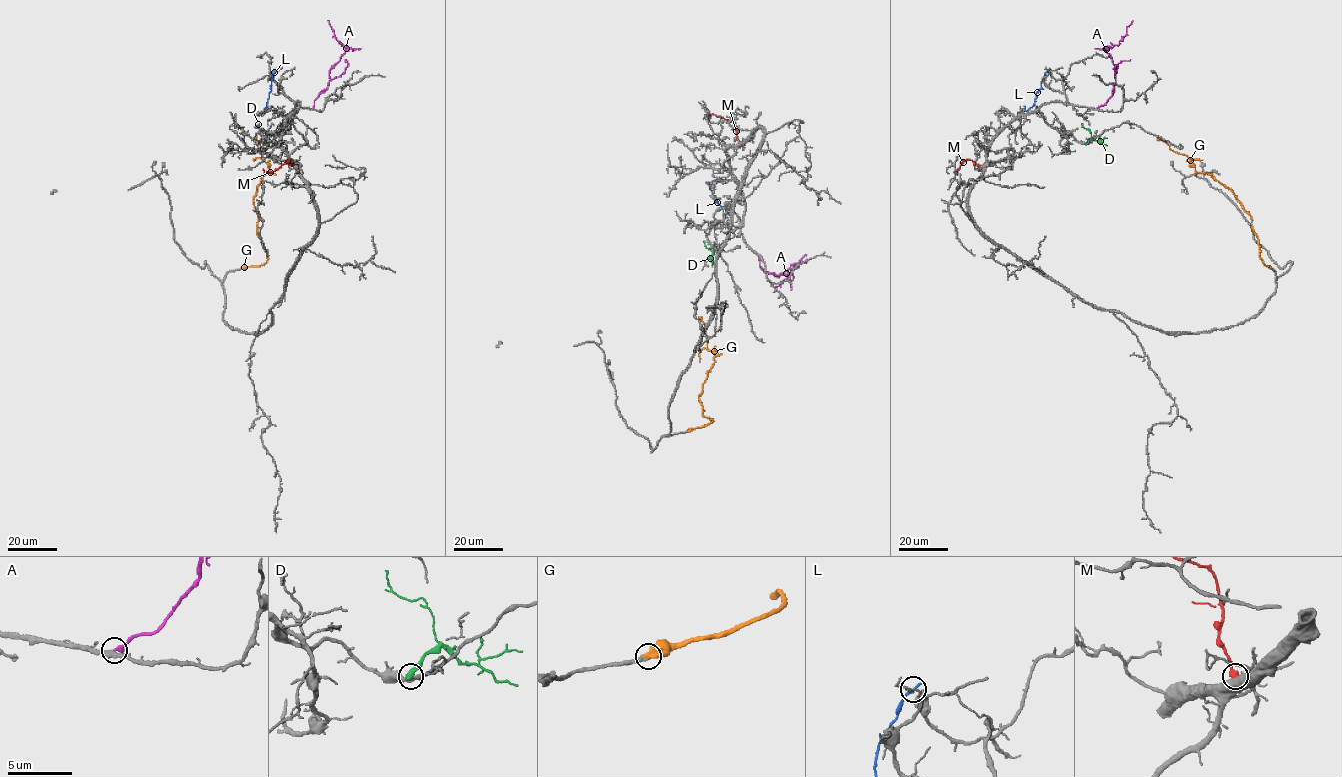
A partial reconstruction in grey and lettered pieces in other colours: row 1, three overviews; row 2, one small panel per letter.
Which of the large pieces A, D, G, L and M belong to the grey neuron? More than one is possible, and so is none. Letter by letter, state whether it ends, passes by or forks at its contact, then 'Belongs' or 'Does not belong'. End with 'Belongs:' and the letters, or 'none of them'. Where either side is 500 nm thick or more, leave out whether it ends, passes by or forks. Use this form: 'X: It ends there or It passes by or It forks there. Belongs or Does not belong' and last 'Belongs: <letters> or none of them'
A: It ends there. Belongs
D: It ends there. Does not belong
G: Belongs
L: It ends there. Does not belong
M: Does not belong
Belongs: A, G

